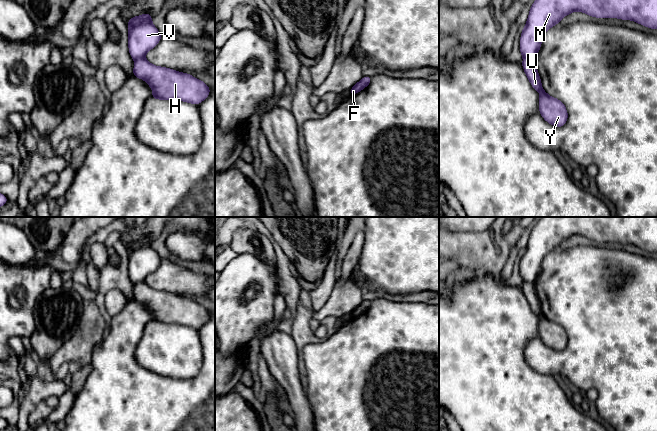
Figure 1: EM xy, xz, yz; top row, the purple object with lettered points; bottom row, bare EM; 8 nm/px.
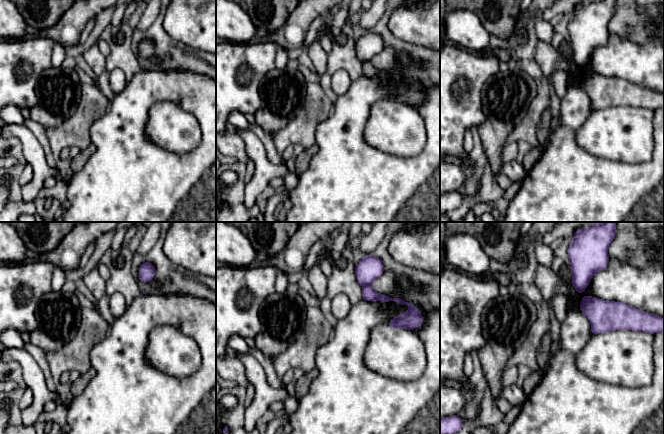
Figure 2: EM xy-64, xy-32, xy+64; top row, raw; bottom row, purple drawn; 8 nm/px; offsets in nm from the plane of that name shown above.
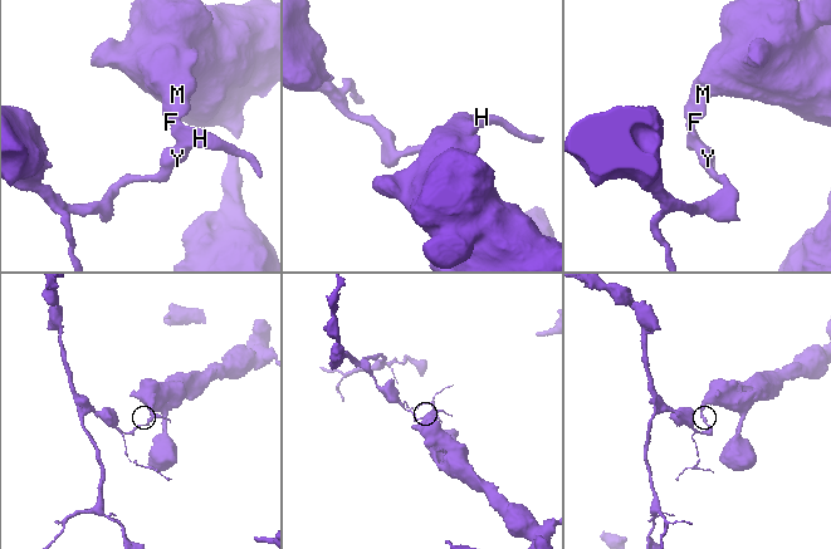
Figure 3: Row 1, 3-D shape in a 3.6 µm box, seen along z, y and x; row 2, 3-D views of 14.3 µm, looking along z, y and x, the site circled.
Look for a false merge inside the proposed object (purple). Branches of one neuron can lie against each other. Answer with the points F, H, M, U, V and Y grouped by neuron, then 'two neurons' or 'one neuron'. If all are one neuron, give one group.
F M V / H U Y | two neurons

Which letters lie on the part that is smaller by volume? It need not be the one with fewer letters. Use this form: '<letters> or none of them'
H, U, Y

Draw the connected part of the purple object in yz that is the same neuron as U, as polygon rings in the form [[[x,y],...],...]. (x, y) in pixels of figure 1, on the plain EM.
[[[523,282],[522,291],[532,311],[540,318],[539,336],[541,340],[545,345],[555,351],[564,350],[568,342],[566,331],[559,323],[549,320],[543,314],[535,285],[528,282]]]

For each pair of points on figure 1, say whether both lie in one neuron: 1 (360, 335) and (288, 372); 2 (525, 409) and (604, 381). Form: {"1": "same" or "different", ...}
{"1": "different", "2": "different"}

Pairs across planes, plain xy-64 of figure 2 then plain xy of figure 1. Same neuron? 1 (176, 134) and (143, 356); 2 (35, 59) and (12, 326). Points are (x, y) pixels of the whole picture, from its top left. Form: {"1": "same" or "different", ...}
{"1": "same", "2": "same"}

